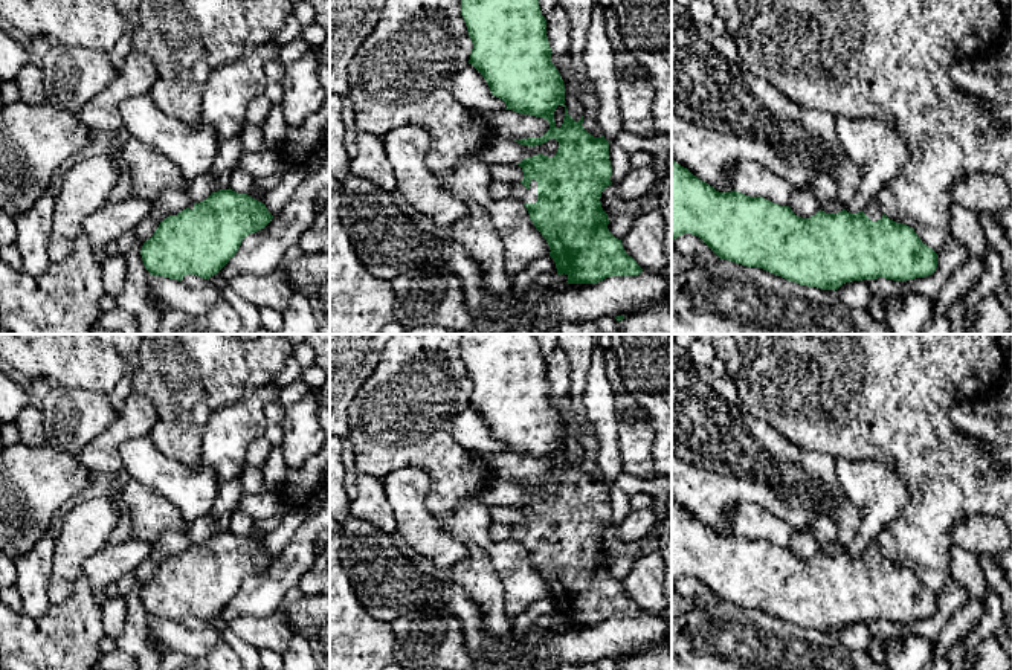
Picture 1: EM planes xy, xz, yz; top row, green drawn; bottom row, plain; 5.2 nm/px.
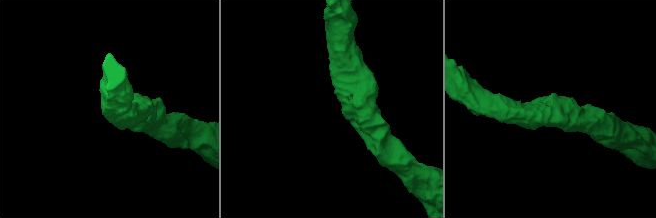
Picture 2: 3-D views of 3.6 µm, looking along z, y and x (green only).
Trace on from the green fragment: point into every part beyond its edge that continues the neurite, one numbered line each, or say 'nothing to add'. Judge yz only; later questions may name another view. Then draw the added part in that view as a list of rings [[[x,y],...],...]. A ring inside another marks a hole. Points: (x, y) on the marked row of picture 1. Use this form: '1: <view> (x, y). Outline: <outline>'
1: yz (872, 209). Outline: [[[872,200],[864,209],[862,212],[872,220],[872,221],[878,221],[882,218],[882,211],[878,205],[876,200]]]

